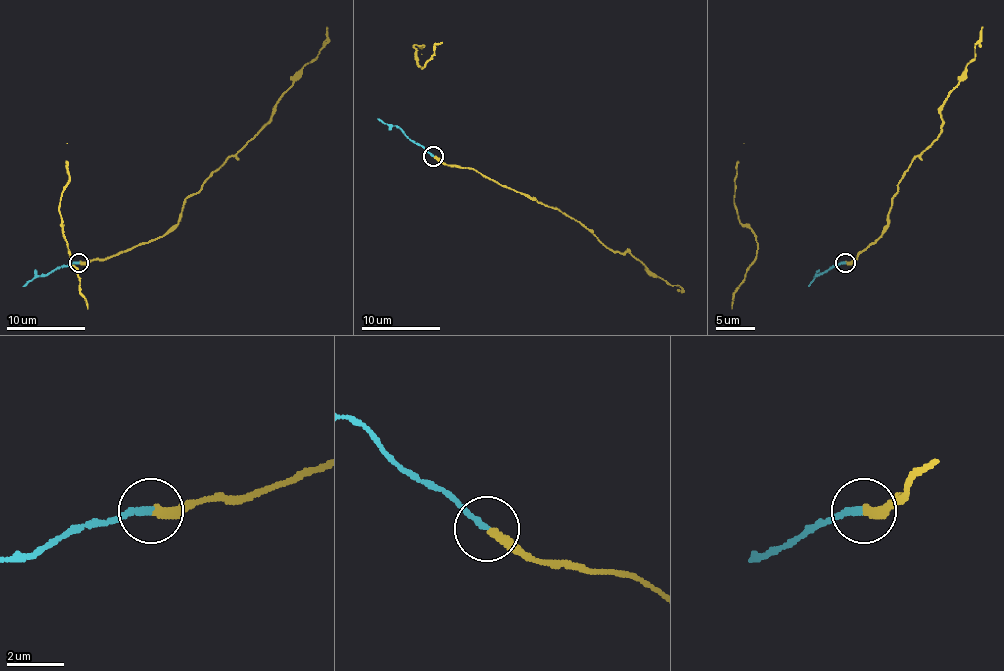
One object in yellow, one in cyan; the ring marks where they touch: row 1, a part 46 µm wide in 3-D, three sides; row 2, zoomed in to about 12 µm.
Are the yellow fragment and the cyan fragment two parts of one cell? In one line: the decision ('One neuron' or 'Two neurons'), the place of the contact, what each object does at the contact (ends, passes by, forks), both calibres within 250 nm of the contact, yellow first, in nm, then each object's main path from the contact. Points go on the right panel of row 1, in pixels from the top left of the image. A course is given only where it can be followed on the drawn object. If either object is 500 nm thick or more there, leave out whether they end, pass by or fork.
One neuron. Place: (845, 263). At the ring yellow ends. At the ring cyan ends. Thickness 320 nm (yellow) against 200 nm. Course of yellow: (845, 262), (880, 237), (888, 223), (898, 182), (941, 133), (941, 105), (974, 56), (982, 27). Course of cyan: (845, 262), (817, 274), (808, 286)

